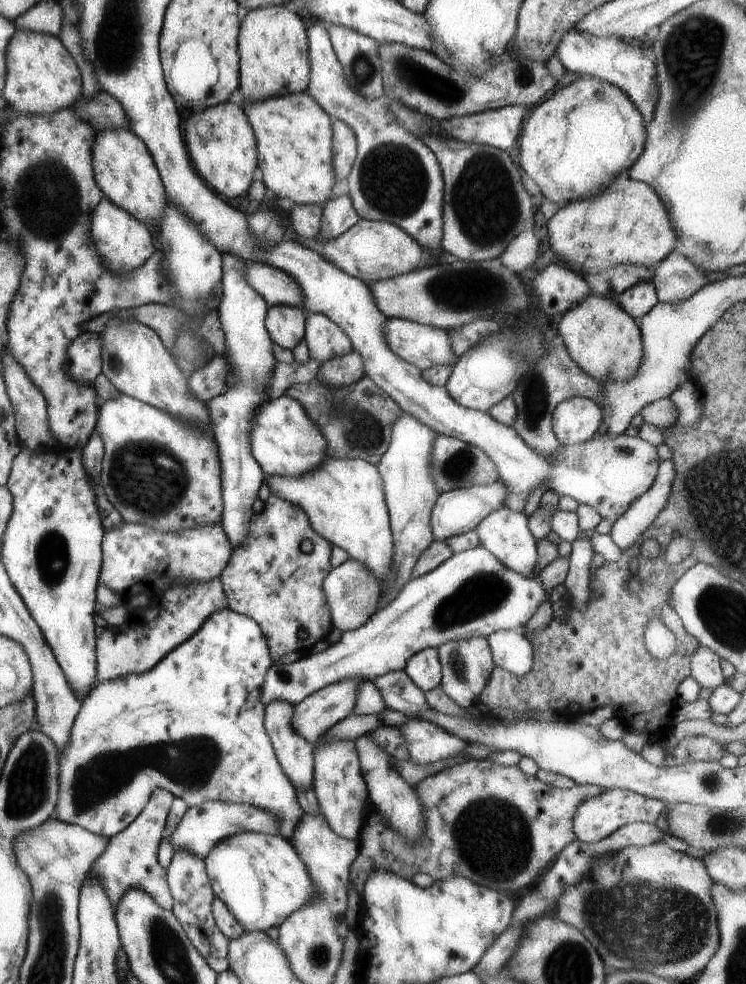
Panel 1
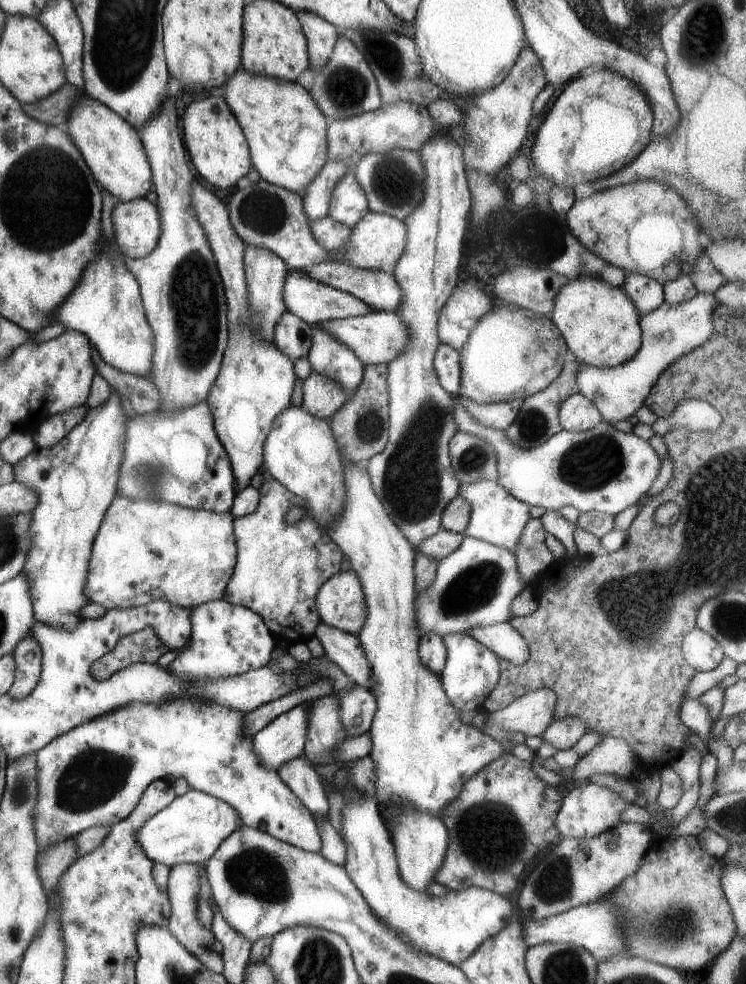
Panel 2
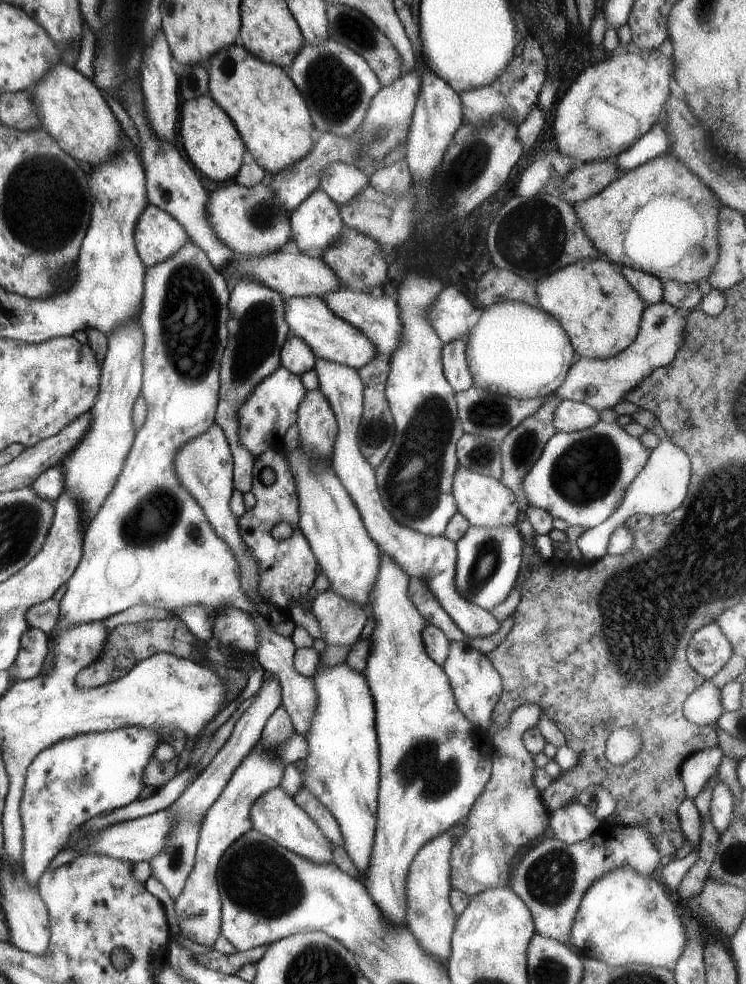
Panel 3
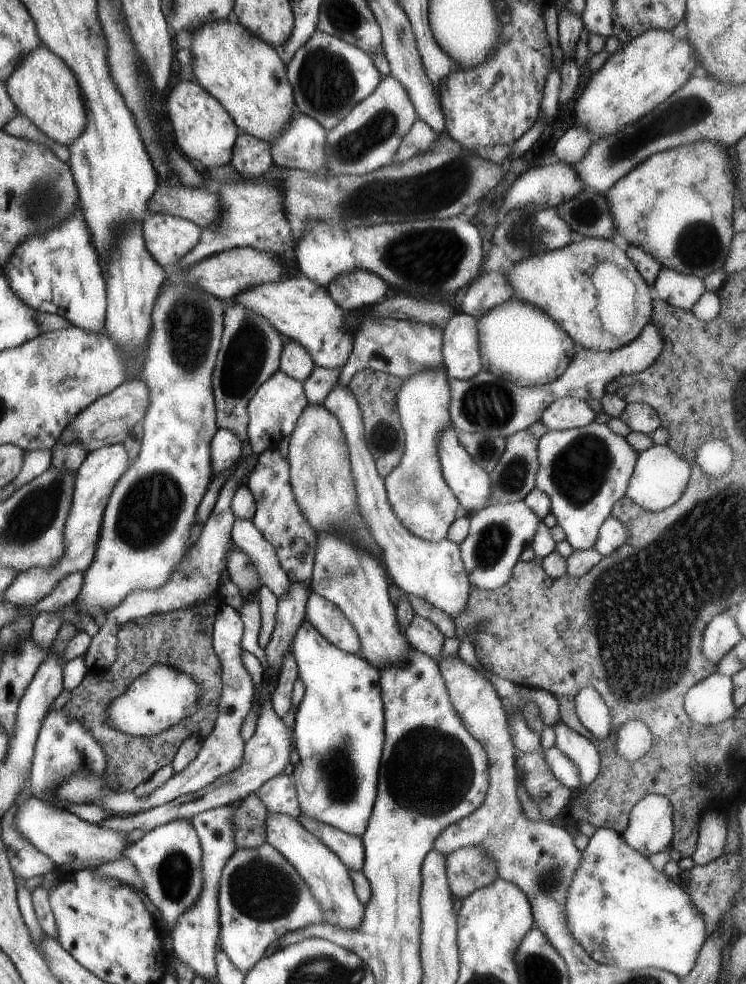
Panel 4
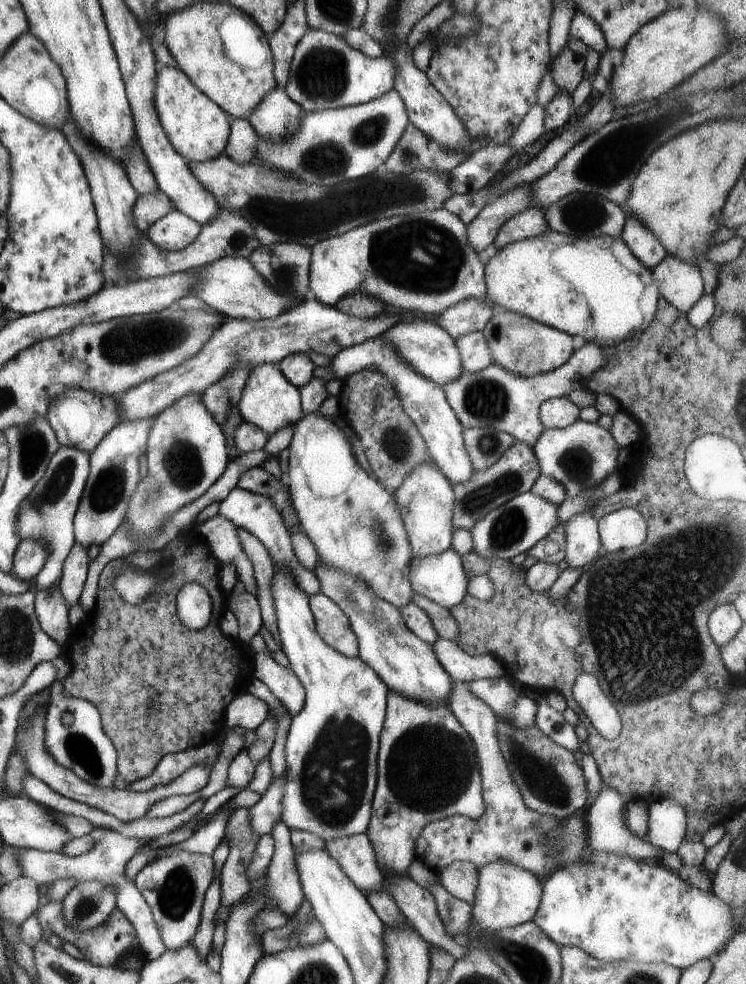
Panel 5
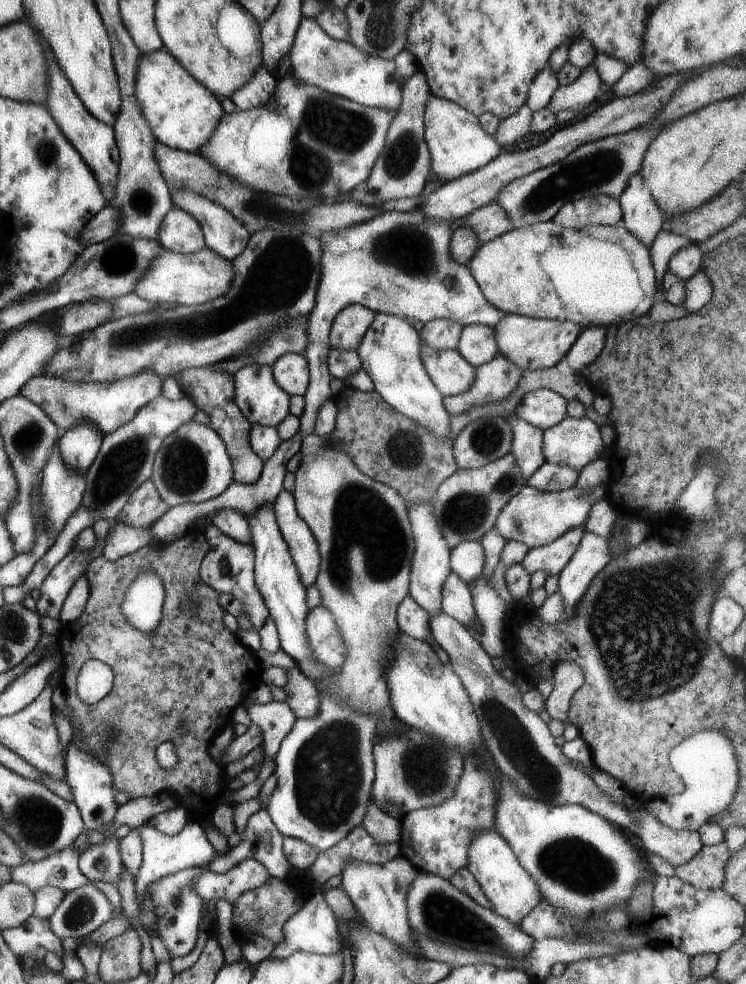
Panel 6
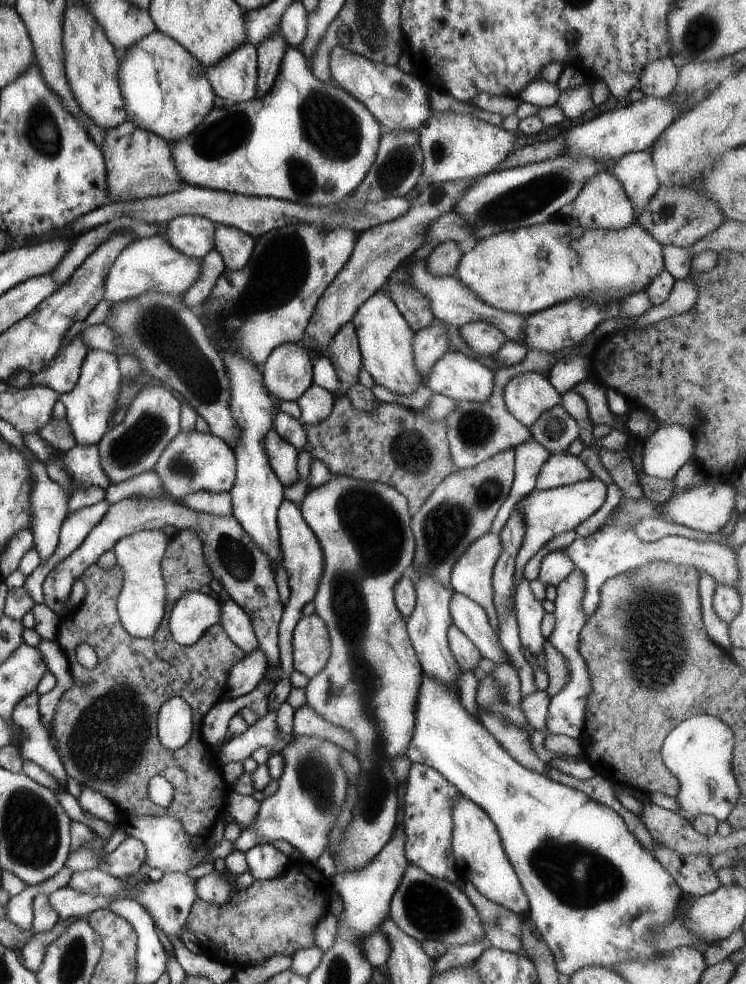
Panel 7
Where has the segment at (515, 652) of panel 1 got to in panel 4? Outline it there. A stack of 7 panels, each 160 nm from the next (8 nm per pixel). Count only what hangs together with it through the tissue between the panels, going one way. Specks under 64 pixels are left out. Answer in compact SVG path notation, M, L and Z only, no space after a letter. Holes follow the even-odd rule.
M335 382L329 394L325 396L323 408L337 420L343 430L345 442L349 448L349 464L351 474L355 482L357 492L357 512L363 516L371 538L383 552L383 562L387 566L387 572L391 581L407 595L417 596L425 602L429 602L438 610L445 612L449 617L459 614L467 604L469 594L469 582L465 573L459 546L450 542L447 538L439 542L429 542L409 534L395 518L389 502L382 478L376 472L375 464L363 439L363 426L361 412L357 408L355 398L351 396L348 386L338 385Z

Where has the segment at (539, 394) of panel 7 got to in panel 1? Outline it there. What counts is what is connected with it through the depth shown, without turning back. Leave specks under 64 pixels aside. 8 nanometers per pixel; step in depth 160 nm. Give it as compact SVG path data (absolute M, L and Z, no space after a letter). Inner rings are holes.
M570 397L553 412L553 434L561 444L585 442L601 427L601 420L601 408L593 400Z

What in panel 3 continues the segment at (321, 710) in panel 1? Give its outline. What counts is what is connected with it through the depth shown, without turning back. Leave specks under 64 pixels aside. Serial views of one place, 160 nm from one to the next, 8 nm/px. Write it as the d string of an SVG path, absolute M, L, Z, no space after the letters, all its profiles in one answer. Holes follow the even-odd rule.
M282 704L268 716L257 742L240 758L223 790L204 812L194 854L194 863L184 878L181 892L174 898L174 912L180 934L189 940L211 946L220 933L220 898L215 873L217 862L229 844L252 828L249 807L266 790L276 787L282 779L284 766L276 759L276 750L294 733L293 725Z

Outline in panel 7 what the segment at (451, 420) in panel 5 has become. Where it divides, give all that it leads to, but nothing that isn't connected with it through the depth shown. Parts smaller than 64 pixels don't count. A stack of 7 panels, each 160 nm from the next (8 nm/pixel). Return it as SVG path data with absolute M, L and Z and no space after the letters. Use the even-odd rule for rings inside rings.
M384 288L371 294L351 318L353 332L357 338L357 346L361 356L362 368L369 373L374 384L391 390L393 394L413 394L423 379L413 366L413 345L414 333L409 330L407 322L386 294Z

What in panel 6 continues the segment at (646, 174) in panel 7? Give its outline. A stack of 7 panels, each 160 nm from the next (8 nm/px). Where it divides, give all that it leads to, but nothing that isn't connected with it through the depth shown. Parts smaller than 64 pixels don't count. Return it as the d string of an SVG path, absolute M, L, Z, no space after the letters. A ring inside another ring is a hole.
M639 172L629 176L625 190L621 190L617 199L622 213L620 225L633 234L639 243L651 247L653 239L661 230L664 213L655 204L647 182L643 182Z

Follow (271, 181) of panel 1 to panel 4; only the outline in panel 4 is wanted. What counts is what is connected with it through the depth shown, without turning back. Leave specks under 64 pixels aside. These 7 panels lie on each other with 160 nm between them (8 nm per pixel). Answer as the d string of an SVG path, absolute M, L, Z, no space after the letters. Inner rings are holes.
M233 17L191 31L191 68L199 86L225 109L238 130L269 145L294 117L296 102L285 64L275 49L244 32Z

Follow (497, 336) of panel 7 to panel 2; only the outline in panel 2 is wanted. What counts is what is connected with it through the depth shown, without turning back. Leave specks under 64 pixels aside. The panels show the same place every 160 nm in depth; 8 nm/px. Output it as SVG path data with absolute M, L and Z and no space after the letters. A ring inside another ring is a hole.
M441 342L435 349L432 365L441 388L451 396L457 396L460 384L460 354L452 346Z

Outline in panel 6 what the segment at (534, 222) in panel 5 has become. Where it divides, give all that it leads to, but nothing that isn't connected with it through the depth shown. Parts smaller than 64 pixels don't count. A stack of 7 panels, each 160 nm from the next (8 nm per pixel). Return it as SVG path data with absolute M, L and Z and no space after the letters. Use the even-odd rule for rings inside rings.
M492 202L463 216L461 228L469 228L480 245L510 230L511 222L507 220L505 210Z

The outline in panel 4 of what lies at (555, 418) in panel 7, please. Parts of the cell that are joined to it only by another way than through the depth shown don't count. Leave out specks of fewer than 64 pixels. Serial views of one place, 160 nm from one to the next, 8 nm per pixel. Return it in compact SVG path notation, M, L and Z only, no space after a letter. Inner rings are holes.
M594 421L580 428L566 430L547 430L537 440L537 458L539 467L535 476L534 487L543 494L549 494L551 500L550 513L564 531L565 541L573 550L587 550L593 547L598 536L601 522L609 516L613 504L624 497L627 480L631 476L637 452L627 444L623 436L615 434L605 423Z

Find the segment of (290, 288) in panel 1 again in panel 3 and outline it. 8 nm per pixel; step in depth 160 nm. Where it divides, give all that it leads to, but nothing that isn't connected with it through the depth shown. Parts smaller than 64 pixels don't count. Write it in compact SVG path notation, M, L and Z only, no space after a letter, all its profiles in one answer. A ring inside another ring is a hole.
M343 288L323 294L322 299L328 304L329 310L333 311L334 315L356 326L371 339L372 345L376 346L376 356L383 356L385 359L390 358L390 354L400 339L398 306L394 300L385 298L381 292L358 293Z

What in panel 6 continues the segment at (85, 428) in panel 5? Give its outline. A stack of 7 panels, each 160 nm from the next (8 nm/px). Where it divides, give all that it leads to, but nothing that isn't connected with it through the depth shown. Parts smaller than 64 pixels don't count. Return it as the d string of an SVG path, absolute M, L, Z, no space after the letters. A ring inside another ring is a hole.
M143 370L135 376L121 378L114 382L80 382L63 381L55 376L37 375L29 378L19 393L32 402L35 402L47 418L55 424L57 437L60 438L67 428L77 426L79 422L89 422L93 424L101 434L112 432L115 428L126 424L141 406L149 403L153 398L161 395L163 379L155 376L149 370Z

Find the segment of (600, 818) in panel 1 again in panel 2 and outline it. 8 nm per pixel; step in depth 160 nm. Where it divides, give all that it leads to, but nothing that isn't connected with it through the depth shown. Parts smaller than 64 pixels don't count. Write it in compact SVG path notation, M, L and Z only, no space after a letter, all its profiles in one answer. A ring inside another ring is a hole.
M584 783L575 787L570 786L562 798L562 805L554 820L558 832L558 840L566 838L590 839L600 832L609 830L619 824L619 814L630 804L621 796L605 786L594 783Z

